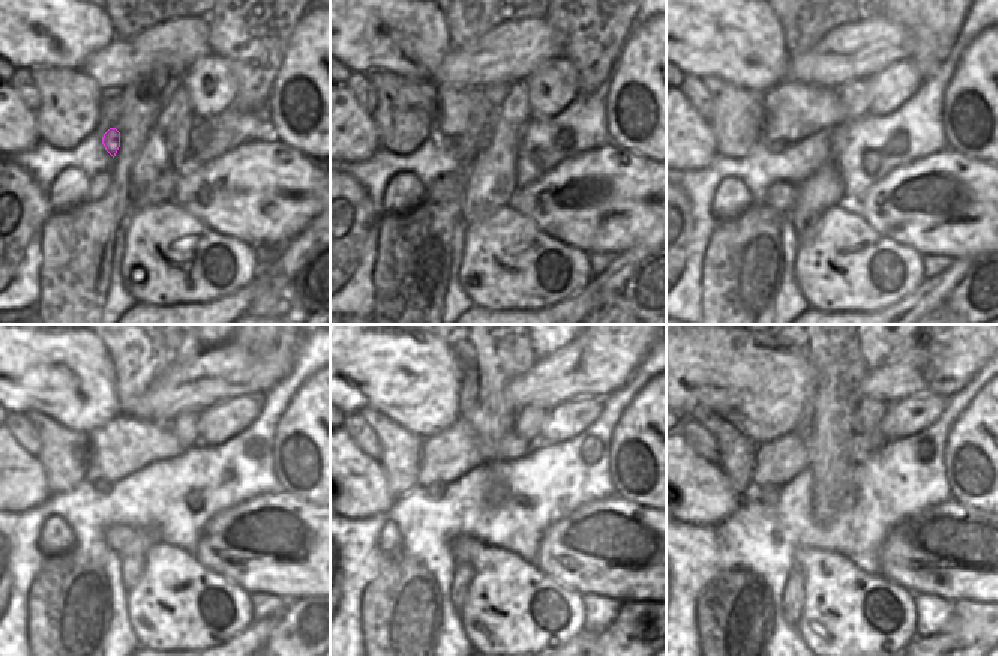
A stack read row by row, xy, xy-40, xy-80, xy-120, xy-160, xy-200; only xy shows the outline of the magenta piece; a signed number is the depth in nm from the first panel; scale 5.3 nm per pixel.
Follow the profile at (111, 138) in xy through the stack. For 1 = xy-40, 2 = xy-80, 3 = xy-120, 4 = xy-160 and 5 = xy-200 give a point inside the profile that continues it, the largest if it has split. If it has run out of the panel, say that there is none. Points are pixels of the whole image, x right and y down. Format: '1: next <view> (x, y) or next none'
1: next xy-40 (447, 141)
2: next xy-80 (775, 146)
3: next xy-120 (101, 487)
4: next xy-160 (434, 491)
5: next xy-200 (767, 494)

